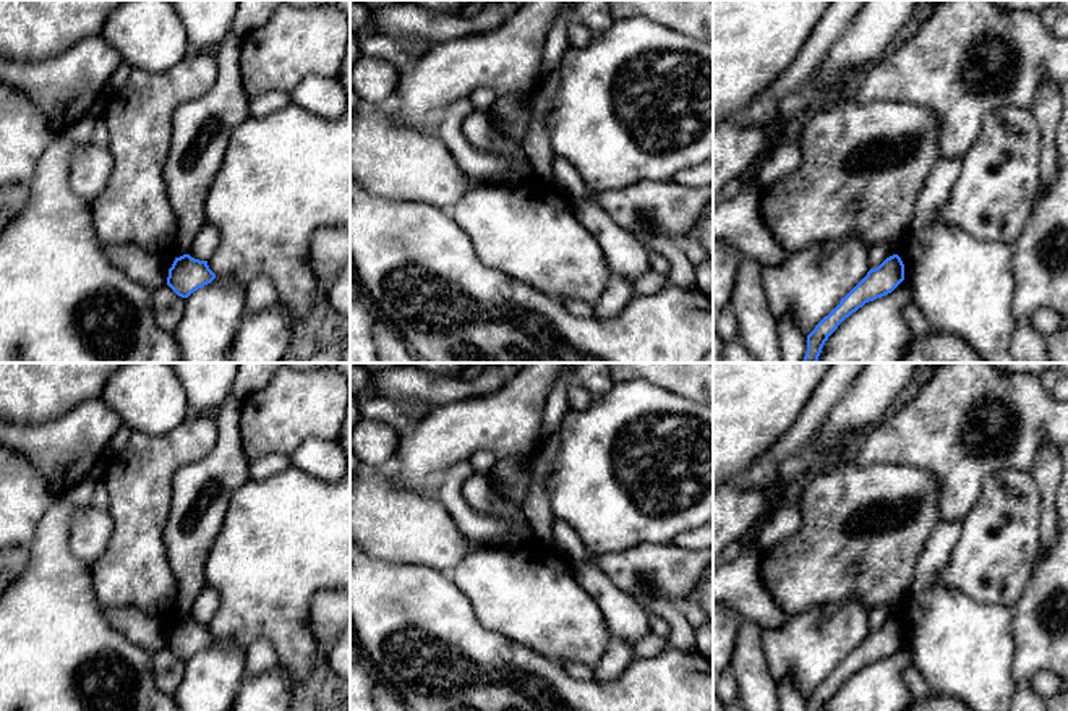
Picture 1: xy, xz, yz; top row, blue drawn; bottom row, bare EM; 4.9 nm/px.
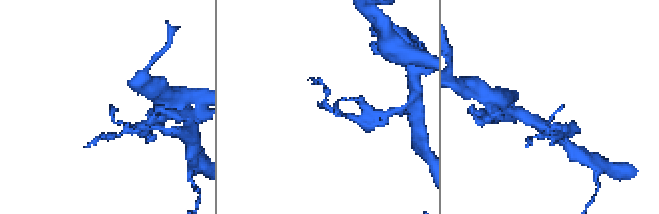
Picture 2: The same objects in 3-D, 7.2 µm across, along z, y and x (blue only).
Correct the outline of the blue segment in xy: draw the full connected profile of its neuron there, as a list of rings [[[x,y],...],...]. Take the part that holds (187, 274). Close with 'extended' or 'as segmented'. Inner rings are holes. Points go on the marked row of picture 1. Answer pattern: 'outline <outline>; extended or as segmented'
outline [[[190,254],[175,258],[169,269],[167,285],[182,298],[188,298],[198,288],[211,283],[216,274],[209,269],[207,261],[199,261]]]; as segmented

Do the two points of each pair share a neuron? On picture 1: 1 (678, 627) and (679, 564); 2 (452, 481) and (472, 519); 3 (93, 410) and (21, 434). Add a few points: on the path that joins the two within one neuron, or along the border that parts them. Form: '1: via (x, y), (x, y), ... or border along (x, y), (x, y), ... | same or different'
1: border along (679, 604), (657, 595), (647, 609) | different
2: via (452, 491), (452, 499), (462, 509) | same
3: via (75, 428), (68, 434), (39, 434) | same

